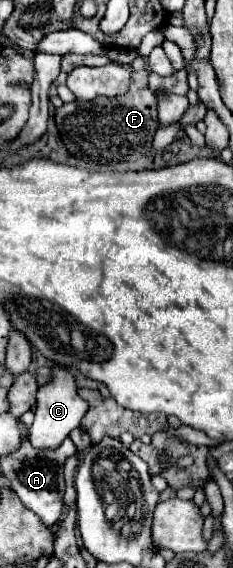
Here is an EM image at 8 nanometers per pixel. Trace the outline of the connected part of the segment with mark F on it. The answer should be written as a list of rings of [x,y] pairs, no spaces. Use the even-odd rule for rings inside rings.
[[[135,71],[135,87],[129,87],[127,95],[115,99],[105,99],[99,105],[77,105],[77,101],[67,103],[55,109],[55,123],[61,133],[61,139],[67,151],[87,163],[111,165],[121,161],[137,161],[147,155],[153,143],[153,135],[159,127],[157,119],[157,95],[155,91],[167,91],[175,95],[187,95],[187,71],[177,71],[171,77],[159,77],[157,73],[149,75],[147,71]],[[151,87],[151,89],[149,89]],[[153,91],[153,93],[151,93]]]

